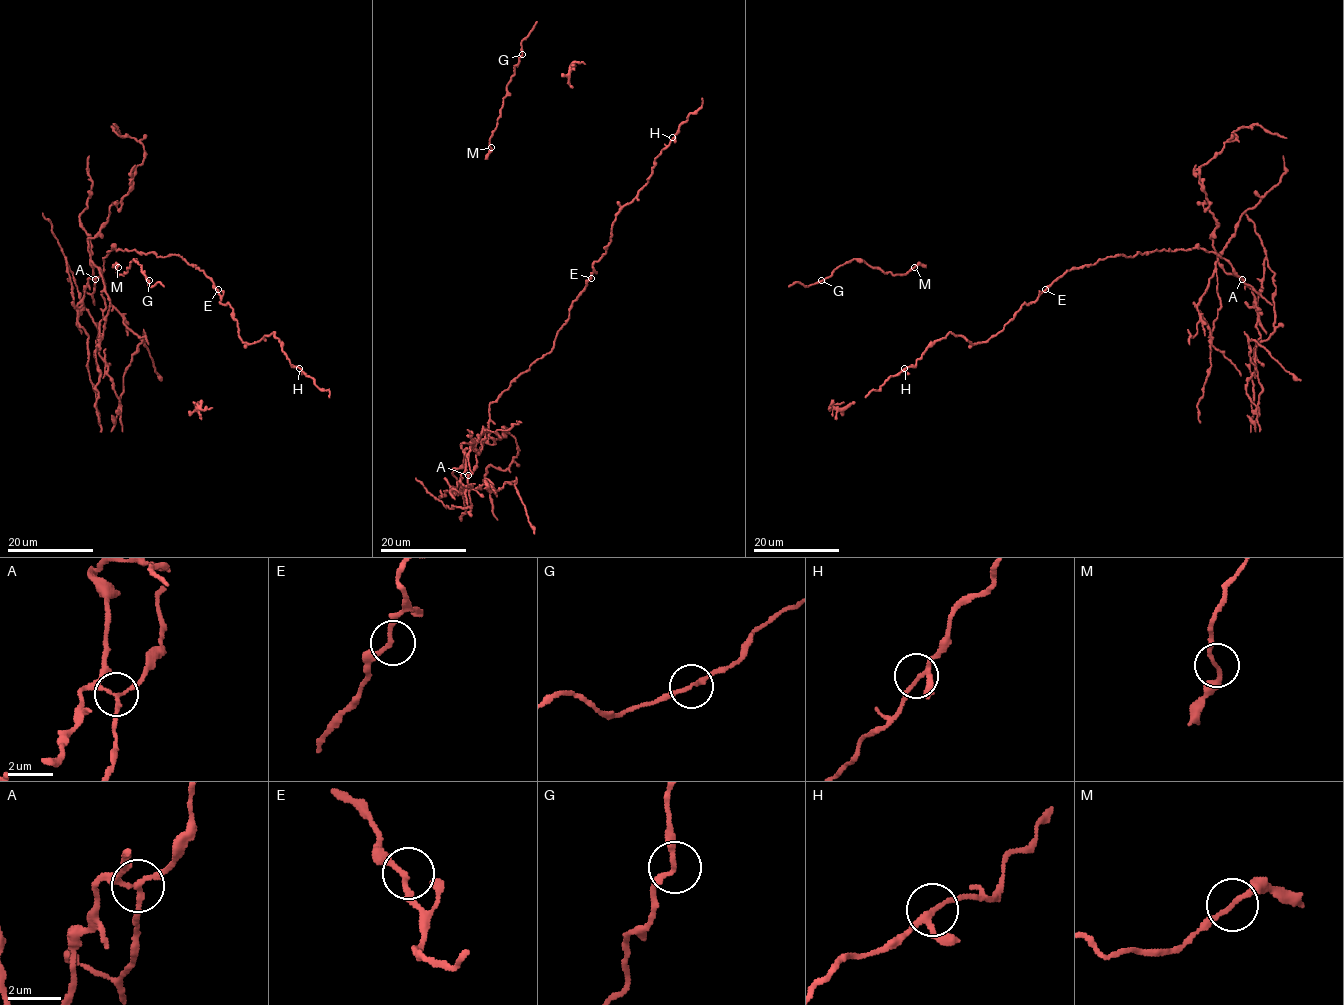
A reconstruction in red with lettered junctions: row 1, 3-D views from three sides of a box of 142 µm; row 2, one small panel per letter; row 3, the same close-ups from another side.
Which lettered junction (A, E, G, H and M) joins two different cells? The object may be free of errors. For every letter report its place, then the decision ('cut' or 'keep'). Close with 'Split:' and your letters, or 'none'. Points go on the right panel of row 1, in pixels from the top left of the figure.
A: place (1242, 279); cut
E: place (1045, 289); keep
G: place (821, 280); keep
H: place (904, 368); keep
M: place (914, 267); keep
Split: A

